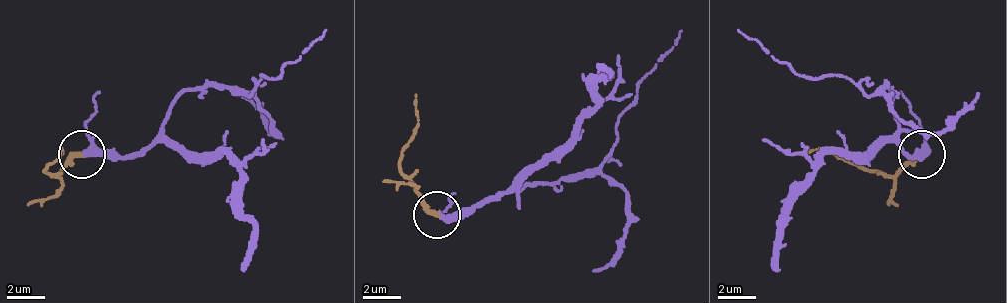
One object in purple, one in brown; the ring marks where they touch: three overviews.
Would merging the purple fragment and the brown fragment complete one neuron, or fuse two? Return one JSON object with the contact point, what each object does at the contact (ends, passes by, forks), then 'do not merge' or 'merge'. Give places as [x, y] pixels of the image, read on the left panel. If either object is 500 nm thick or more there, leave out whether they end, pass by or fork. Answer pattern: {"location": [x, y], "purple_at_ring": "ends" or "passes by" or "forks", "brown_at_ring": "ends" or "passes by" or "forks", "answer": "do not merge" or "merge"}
{"location": [81, 154], "purple_at_ring": "passes by", "brown_at_ring": "ends", "answer": "merge"}

